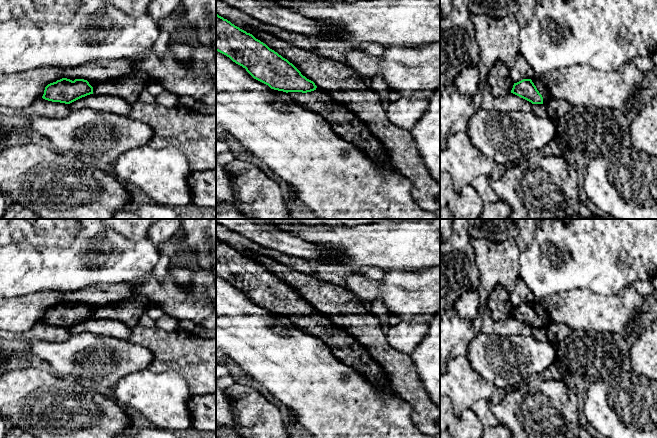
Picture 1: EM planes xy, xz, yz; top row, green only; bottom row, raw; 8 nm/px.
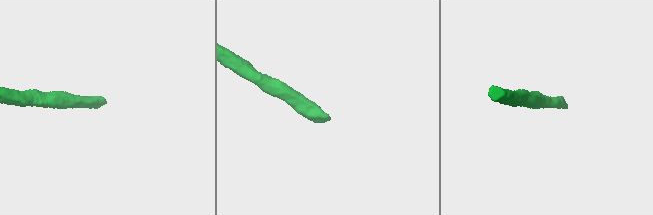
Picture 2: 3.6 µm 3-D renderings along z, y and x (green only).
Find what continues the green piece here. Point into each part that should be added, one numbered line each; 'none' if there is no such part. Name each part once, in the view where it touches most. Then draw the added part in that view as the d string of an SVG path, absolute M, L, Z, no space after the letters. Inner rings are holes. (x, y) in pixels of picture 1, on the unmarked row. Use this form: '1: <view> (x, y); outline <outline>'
1: xz (346, 348); outline M317 311L307 317L288 316L288 318L304 333L322 340L342 363L351 367L367 383L390 392L390 380L381 365L355 337L336 326L330 317Z

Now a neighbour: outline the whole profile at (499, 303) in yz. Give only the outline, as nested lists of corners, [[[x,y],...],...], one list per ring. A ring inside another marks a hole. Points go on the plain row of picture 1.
[[[500,284],[489,292],[487,307],[495,321],[503,321],[511,316],[514,306],[511,303],[509,292]]]

